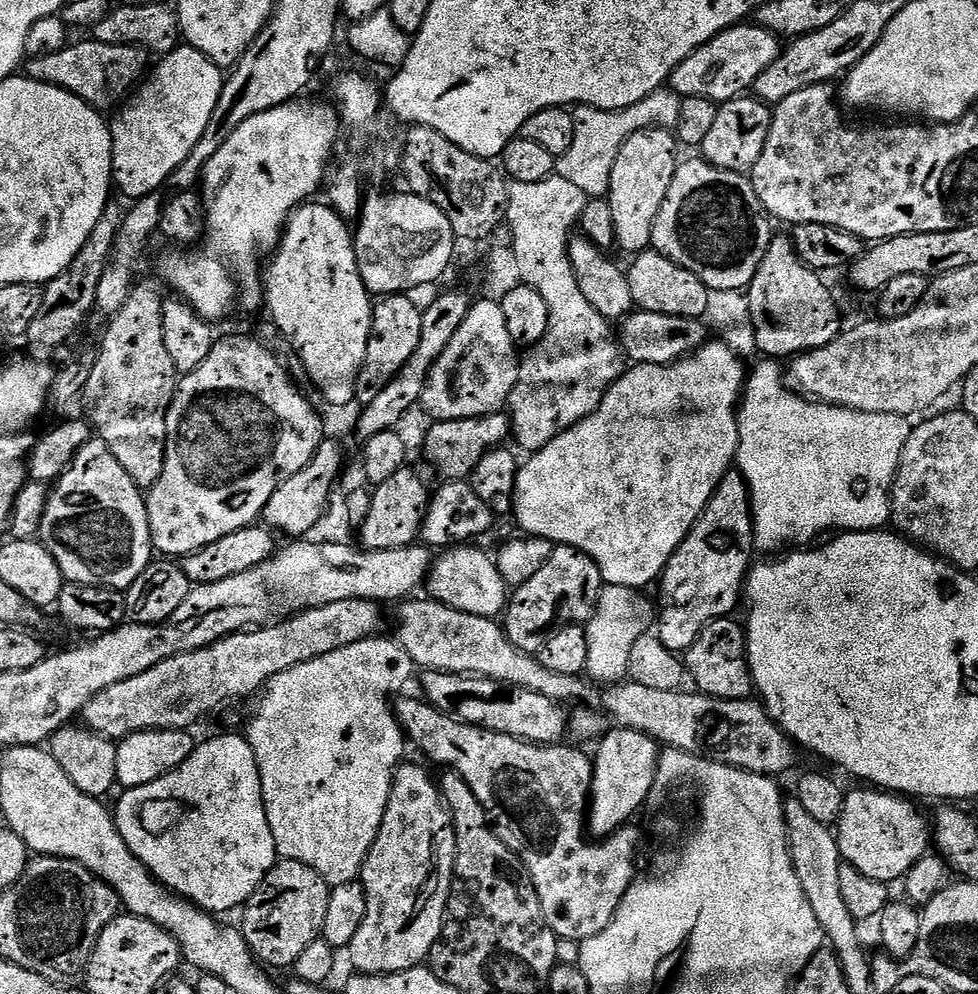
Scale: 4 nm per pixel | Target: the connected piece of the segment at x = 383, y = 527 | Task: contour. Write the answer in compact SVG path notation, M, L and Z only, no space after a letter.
M411 466L398 469L392 478L386 478L386 482L371 489L369 513L366 514L364 524L358 529L361 540L359 543L370 552L415 545L429 499L430 488L424 485L423 478Z

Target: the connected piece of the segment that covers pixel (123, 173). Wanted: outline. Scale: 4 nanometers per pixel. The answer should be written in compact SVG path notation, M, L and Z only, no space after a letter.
M177 46L173 52L163 53L157 60L160 61L157 62L152 77L148 81L145 79L135 89L131 99L115 113L117 116L110 120L112 184L115 191L117 188L122 195L132 196L131 198L157 193L160 190L158 188L160 186L162 188L172 176L172 171L186 162L190 150L194 150L194 146L198 144L198 138L202 138L206 126L210 126L214 106L218 106L218 98L222 94L222 86L226 79L222 69L214 62L210 62L206 54L187 46Z

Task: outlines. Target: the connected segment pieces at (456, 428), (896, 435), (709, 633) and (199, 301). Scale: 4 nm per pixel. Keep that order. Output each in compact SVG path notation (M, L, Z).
M503 411L478 418L458 418L457 420L438 420L429 423L424 436L424 456L432 468L440 471L440 480L468 480L474 466L491 448L501 447L509 439L512 421Z
M775 359L761 361L753 372L751 369L747 373L742 388L742 403L736 414L740 445L734 461L748 484L748 496L752 500L755 547L768 552L764 554L776 554L779 548L803 545L800 544L803 540L812 540L819 532L831 528L840 528L836 530L841 533L883 529L892 519L892 479L900 465L906 438L912 433L913 421L898 414L866 414L805 398L786 387L782 368L776 365L779 363Z
M721 618L712 620L698 634L698 638L689 646L687 652L683 653L682 659L689 681L693 680L695 691L702 695L712 696L714 699L722 700L746 700L753 695L754 685L752 672L748 669L748 650L746 647L746 632L732 621L732 618Z
M304 99L288 100L262 114L254 114L225 135L224 143L204 165L202 173L202 243L187 250L176 250L180 252L170 253L160 264L160 276L176 291L173 293L206 321L222 319L235 306L239 292L242 307L261 307L264 290L260 255L275 249L293 209L315 197L312 195L319 188L321 191L325 183L330 168L328 159L332 156L336 135L342 132L342 124L331 103Z

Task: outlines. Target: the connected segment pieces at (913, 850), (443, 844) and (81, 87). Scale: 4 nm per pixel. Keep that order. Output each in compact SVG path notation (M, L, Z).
M872 786L849 791L845 795L840 817L836 819L834 825L837 844L835 847L840 853L841 861L854 866L854 870L862 870L862 874L866 874L866 878L874 878L886 885L891 885L892 880L899 881L907 876L908 871L926 855L930 848L929 821L927 819L924 821L923 814L912 804L915 803L903 795L893 794L887 790L877 790Z
M401 763L400 767L392 773L392 782L388 790L388 802L384 805L384 817L382 826L376 835L376 841L372 843L372 848L368 852L368 857L364 859L364 865L360 867L358 883L364 896L364 917L354 934L352 941L346 945L348 960L353 964L357 973L366 976L389 976L395 972L405 972L411 968L419 968L428 959L428 952L434 946L434 942L440 936L440 931L444 925L444 917L448 907L448 889L452 883L452 858L454 855L454 833L443 800L440 799L440 789L435 779L428 777L428 772L424 768L419 768L416 764Z
M95 38L87 39L81 44L69 43L68 47L54 54L31 57L27 61L27 75L43 84L58 86L82 98L90 107L97 110L112 107L115 109L133 91L134 85L141 79L140 71L144 68L143 58L145 57L141 49L130 44L107 44Z

